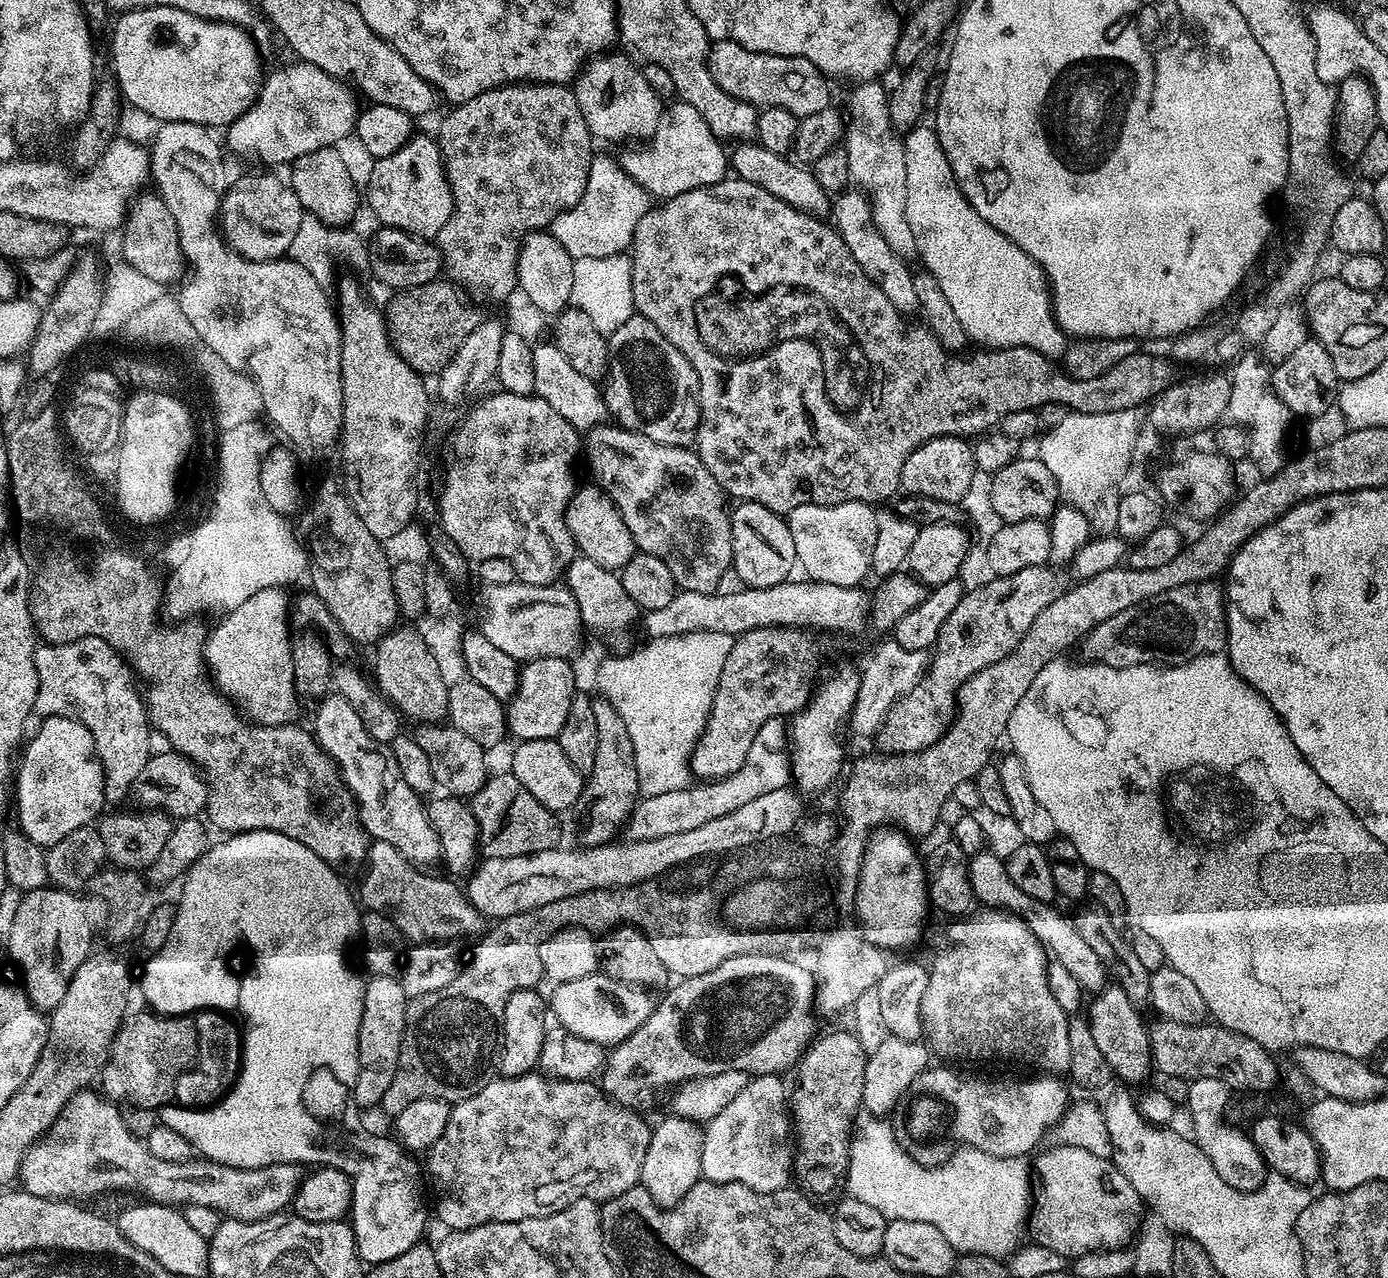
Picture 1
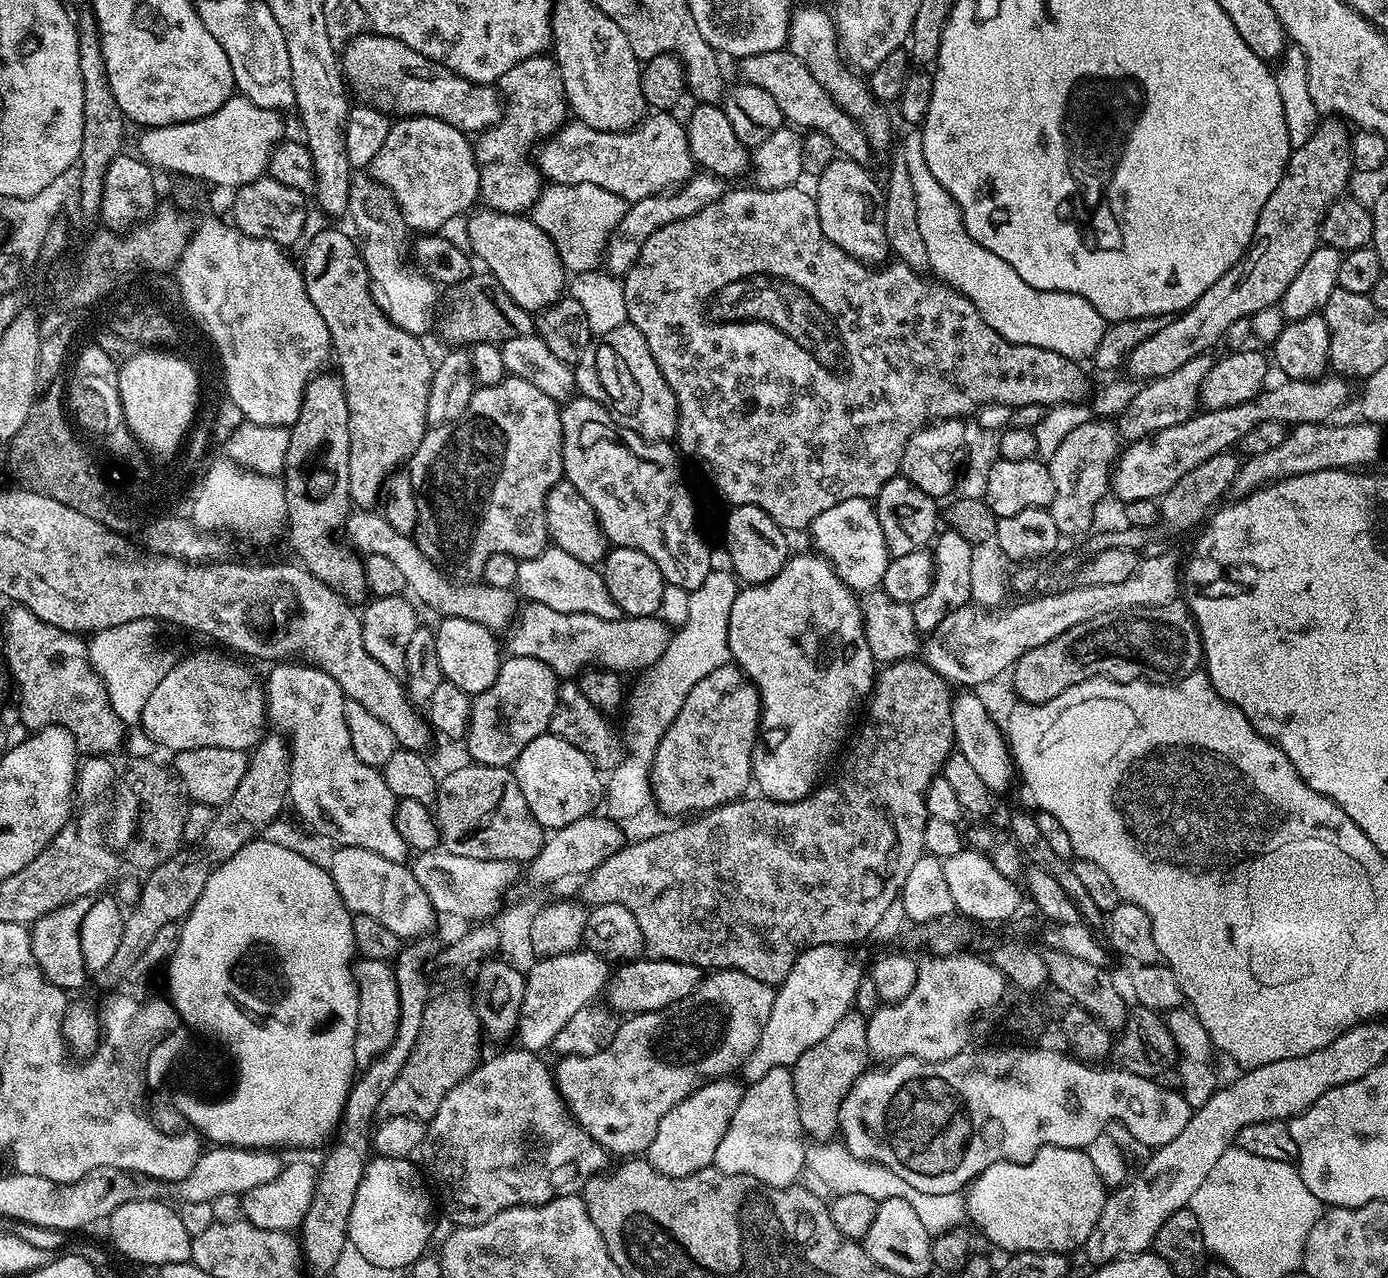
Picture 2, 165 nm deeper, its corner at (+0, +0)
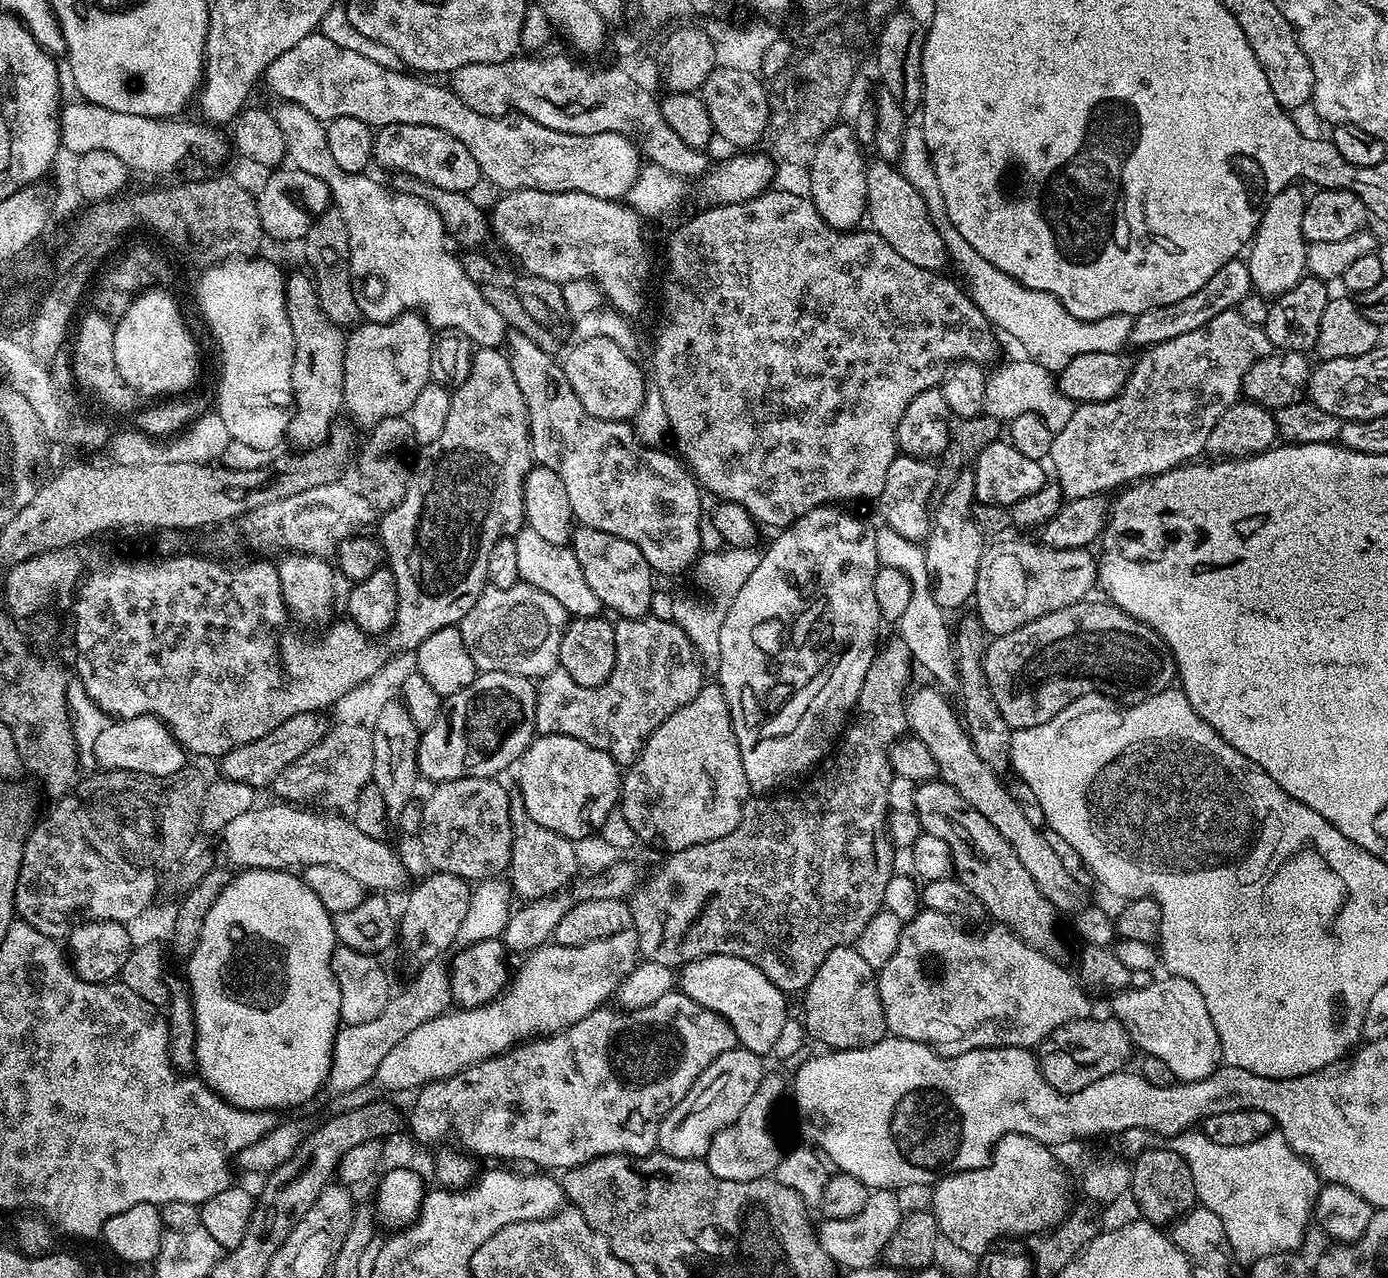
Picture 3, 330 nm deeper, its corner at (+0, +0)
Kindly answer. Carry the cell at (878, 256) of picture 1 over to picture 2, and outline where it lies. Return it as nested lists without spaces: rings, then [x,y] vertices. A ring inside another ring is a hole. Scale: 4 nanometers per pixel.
[[[834,159],[815,181],[814,195],[822,234],[855,260],[869,266],[880,266],[890,256],[884,221],[884,188],[881,181],[879,184],[868,171],[865,165],[853,160]]]

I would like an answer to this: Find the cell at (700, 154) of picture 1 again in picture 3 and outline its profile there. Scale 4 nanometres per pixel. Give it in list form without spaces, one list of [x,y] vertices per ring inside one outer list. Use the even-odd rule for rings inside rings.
[[[319,30],[310,33],[306,38],[302,38],[302,42],[298,42],[298,46],[293,46],[290,50],[286,50],[286,54],[274,58],[272,65],[264,72],[262,80],[265,85],[268,83],[268,88],[277,96],[275,98],[277,101],[302,106],[302,110],[310,110],[310,114],[314,114],[314,118],[318,118],[322,122],[327,122],[334,118],[358,118],[358,122],[366,122],[369,128],[373,130],[379,130],[391,124],[434,126],[438,130],[446,130],[446,134],[454,134],[454,138],[458,138],[458,142],[462,142],[462,146],[466,146],[466,150],[470,150],[470,155],[474,158],[474,162],[478,162],[481,177],[485,181],[489,180],[490,183],[497,184],[500,190],[504,192],[517,192],[523,188],[529,188],[530,190],[542,190],[543,192],[581,192],[582,194],[594,194],[594,198],[620,200],[627,197],[628,193],[635,189],[636,180],[640,176],[642,167],[640,150],[627,136],[610,134],[609,132],[606,134],[590,134],[589,136],[562,134],[558,130],[550,130],[546,126],[538,126],[538,122],[533,120],[505,118],[503,116],[483,116],[478,114],[478,110],[470,110],[470,106],[466,106],[466,102],[462,102],[462,98],[458,98],[452,93],[451,87],[444,85],[443,88],[440,84],[431,84],[428,81],[431,79],[421,78],[419,75],[409,74],[404,70],[386,70],[382,66],[378,66],[378,62],[374,62],[362,54],[354,54],[354,50],[345,50],[342,46],[336,45],[335,42],[330,42],[330,38],[326,38]]]

